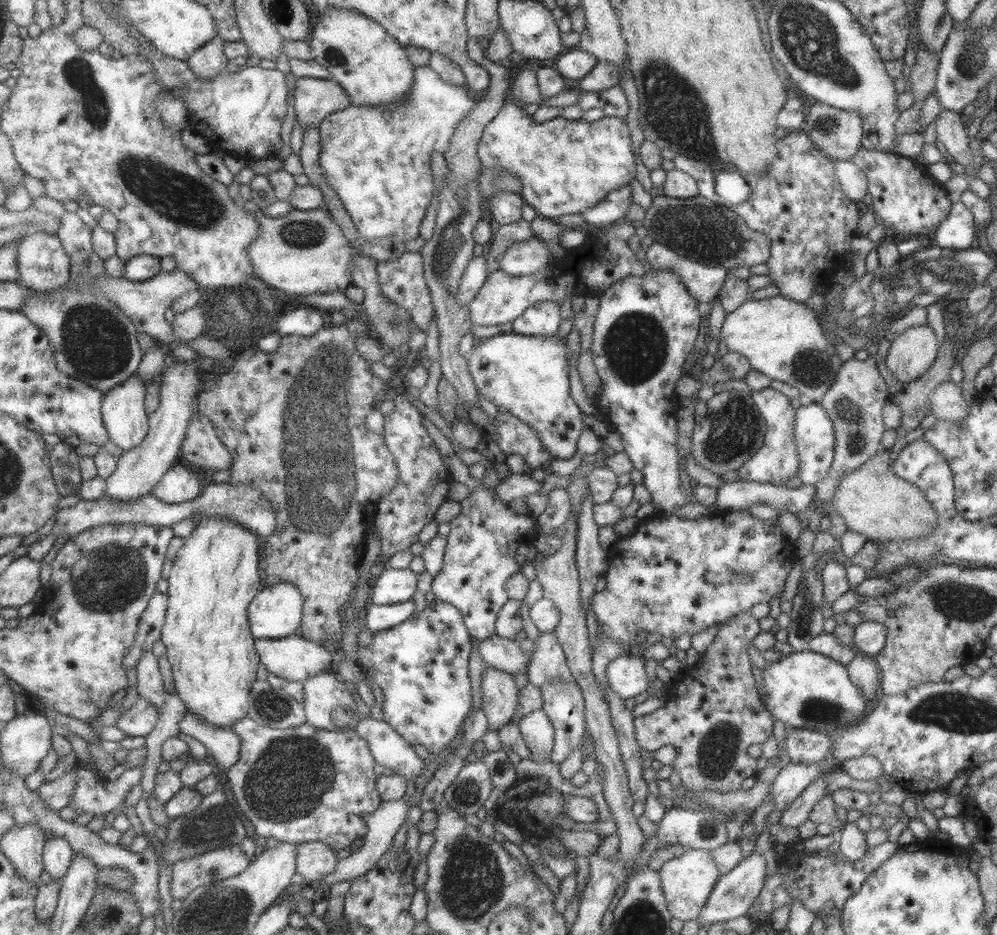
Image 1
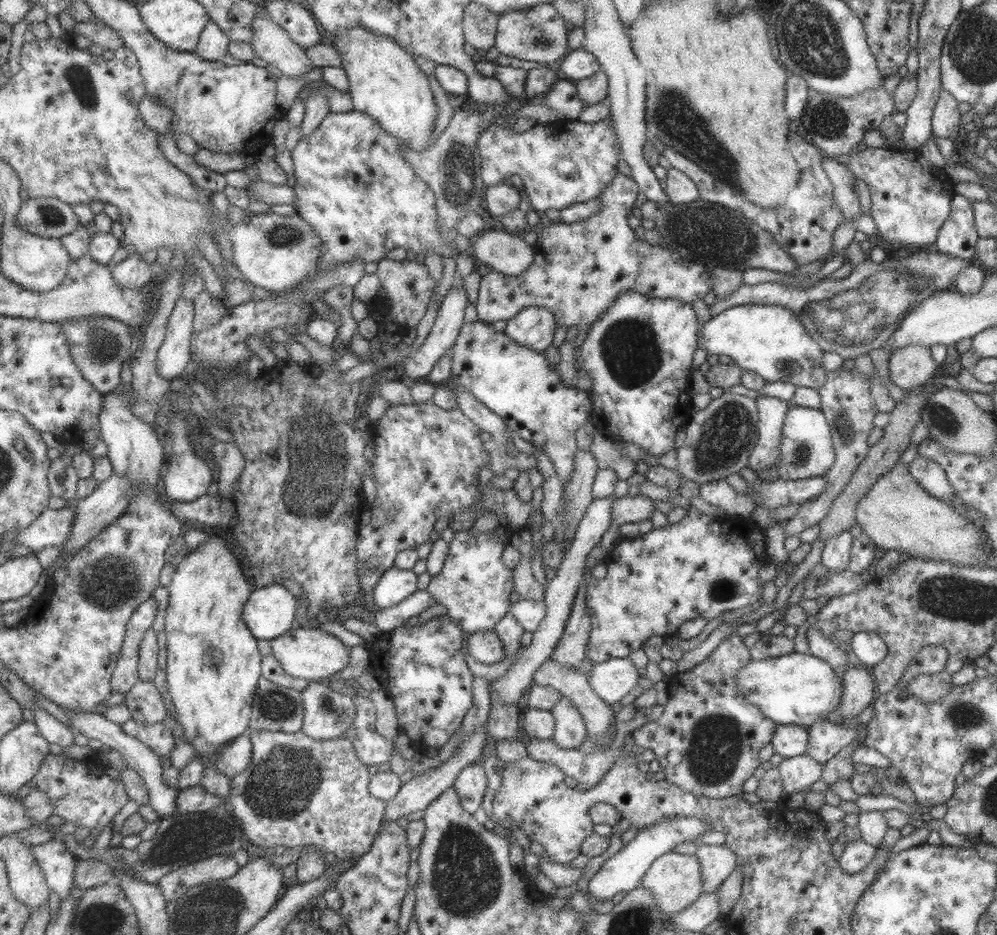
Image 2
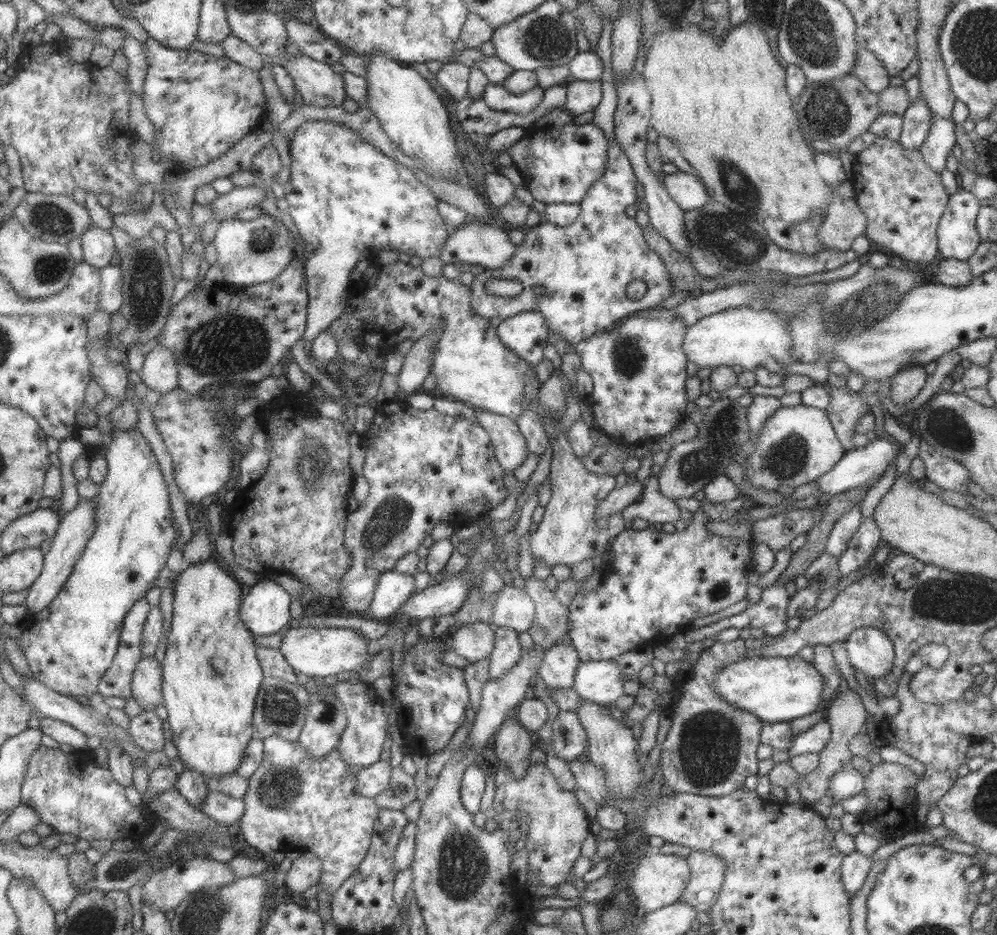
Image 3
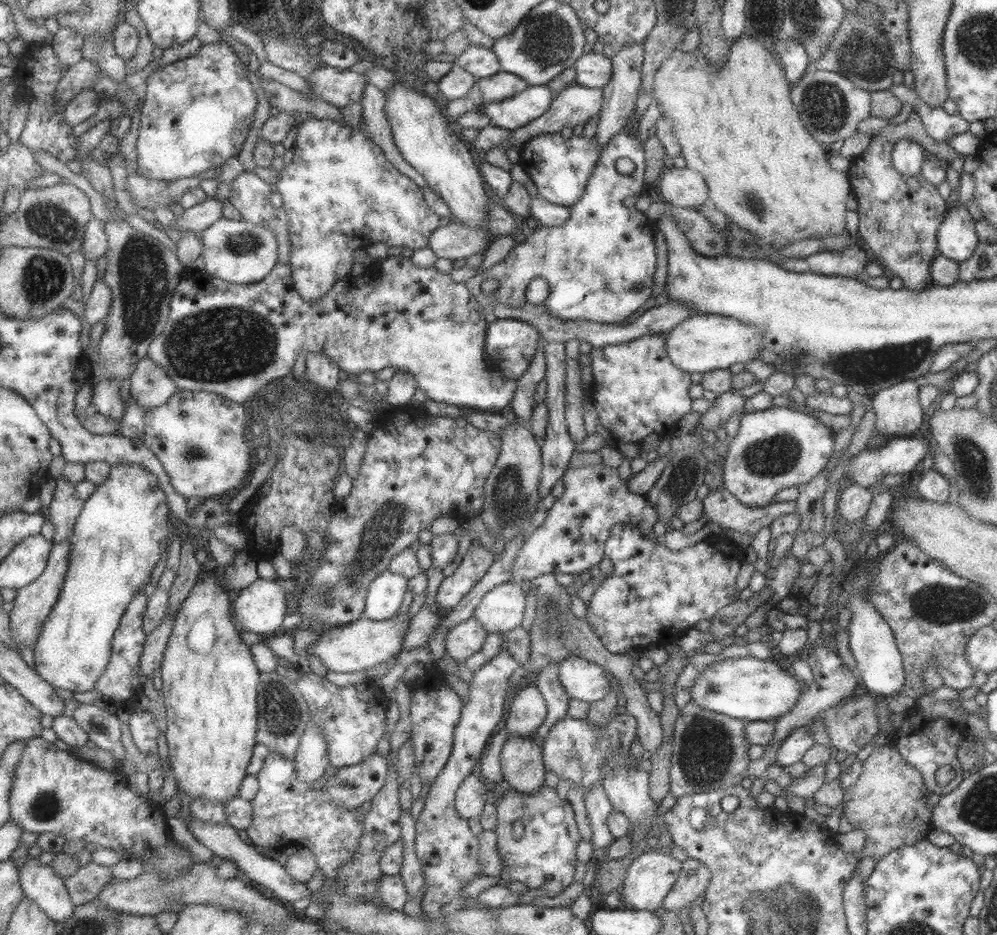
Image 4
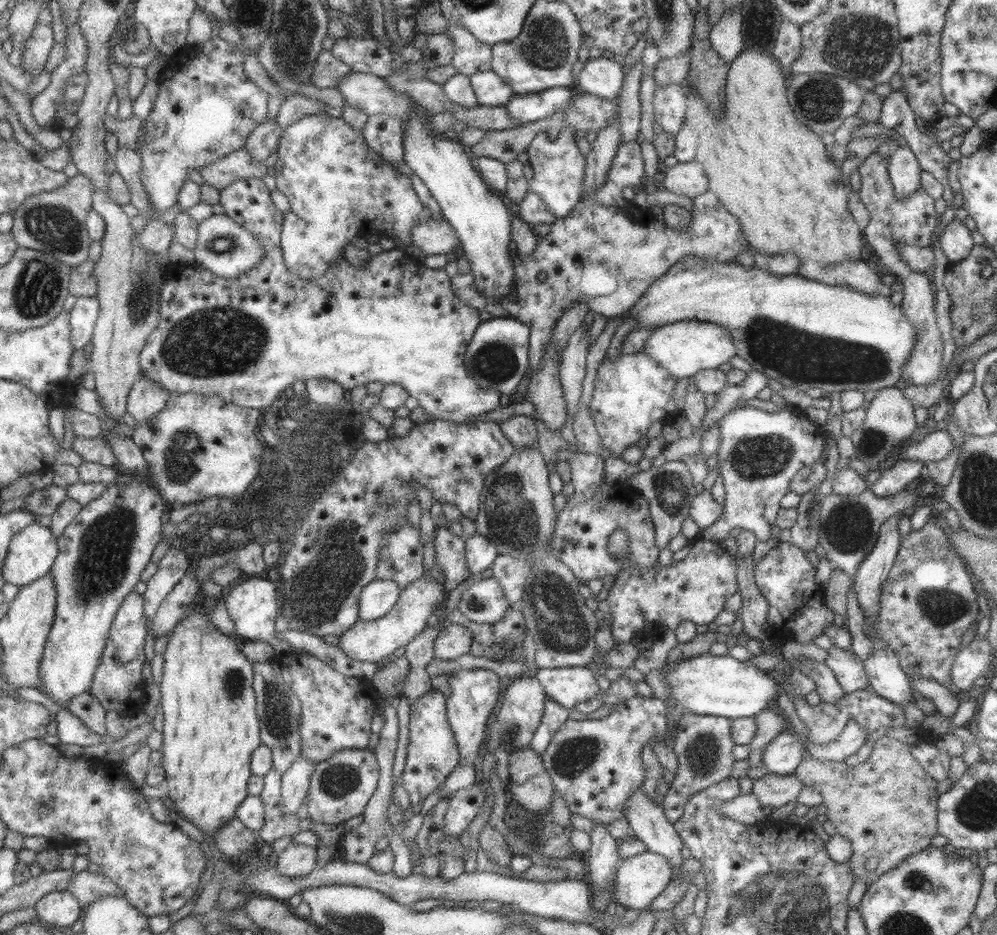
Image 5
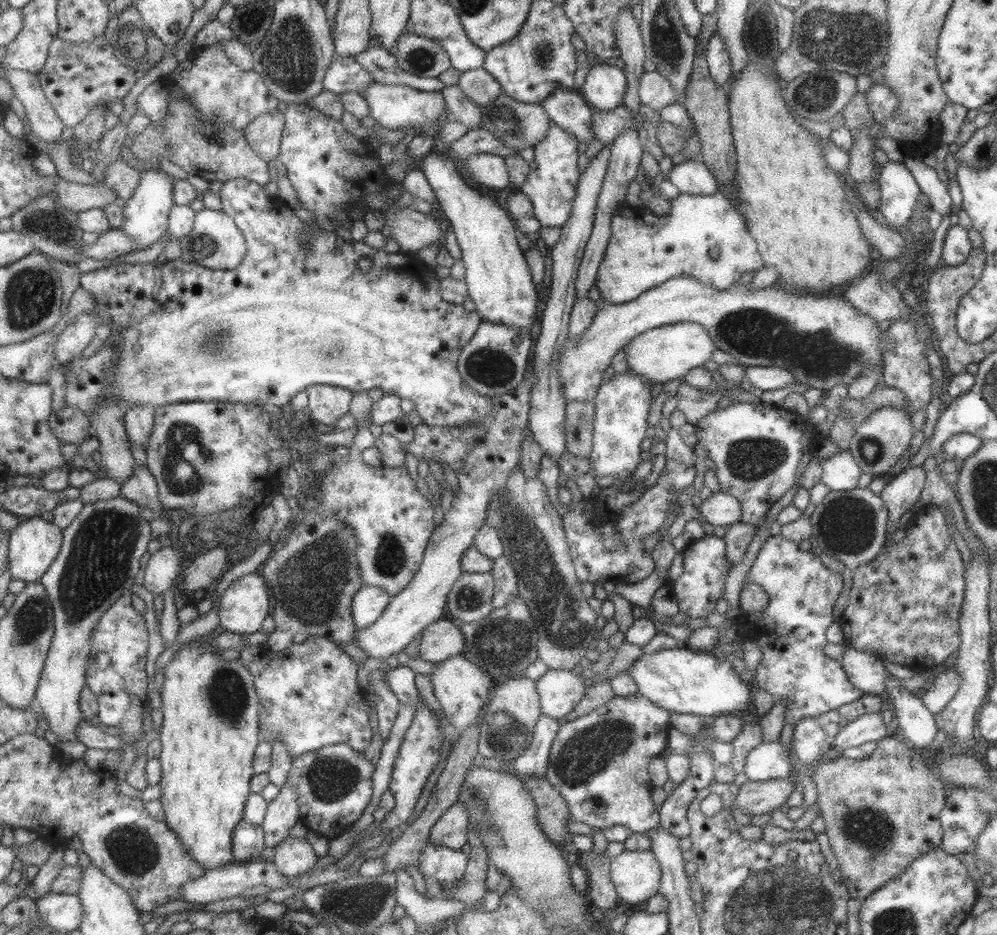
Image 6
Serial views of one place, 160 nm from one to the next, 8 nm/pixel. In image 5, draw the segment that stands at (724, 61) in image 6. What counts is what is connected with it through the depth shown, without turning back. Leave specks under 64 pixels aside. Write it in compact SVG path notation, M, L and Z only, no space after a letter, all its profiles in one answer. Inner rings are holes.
M740 6L724 11L723 16L710 27L710 43L717 54L728 64L743 50L742 16Z

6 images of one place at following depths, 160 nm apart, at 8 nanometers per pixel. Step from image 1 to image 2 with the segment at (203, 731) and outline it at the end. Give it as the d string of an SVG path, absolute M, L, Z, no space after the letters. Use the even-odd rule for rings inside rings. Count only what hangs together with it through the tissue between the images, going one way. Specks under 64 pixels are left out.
M243 734L231 744L227 744L216 760L216 768L229 777L242 773L253 764L253 741L250 735Z

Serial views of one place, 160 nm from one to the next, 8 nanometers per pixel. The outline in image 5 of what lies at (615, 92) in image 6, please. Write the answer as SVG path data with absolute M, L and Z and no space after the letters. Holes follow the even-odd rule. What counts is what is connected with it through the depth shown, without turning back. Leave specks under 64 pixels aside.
M588 58L575 77L573 88L613 101L622 87L624 72L613 58Z

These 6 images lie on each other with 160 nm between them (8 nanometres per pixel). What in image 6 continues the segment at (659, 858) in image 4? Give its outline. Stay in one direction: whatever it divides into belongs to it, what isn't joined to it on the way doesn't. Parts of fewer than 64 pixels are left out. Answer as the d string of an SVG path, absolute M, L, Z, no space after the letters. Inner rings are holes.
M623 850L610 864L611 884L619 901L628 907L657 893L660 874L659 863L650 850Z

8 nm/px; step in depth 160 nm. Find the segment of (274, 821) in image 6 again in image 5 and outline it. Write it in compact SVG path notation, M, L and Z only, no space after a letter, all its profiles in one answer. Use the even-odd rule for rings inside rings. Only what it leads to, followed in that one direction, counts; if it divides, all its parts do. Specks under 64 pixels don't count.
M302 755L287 772L284 772L282 778L284 809L288 813L299 812L299 808L303 806L317 765Z

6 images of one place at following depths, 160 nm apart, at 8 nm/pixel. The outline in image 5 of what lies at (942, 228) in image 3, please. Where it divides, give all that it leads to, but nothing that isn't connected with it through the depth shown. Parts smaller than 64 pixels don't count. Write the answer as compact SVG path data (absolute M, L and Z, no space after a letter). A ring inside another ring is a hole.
M953 219L939 232L938 245L951 264L963 260L970 254L974 245L972 232L965 227L964 221Z

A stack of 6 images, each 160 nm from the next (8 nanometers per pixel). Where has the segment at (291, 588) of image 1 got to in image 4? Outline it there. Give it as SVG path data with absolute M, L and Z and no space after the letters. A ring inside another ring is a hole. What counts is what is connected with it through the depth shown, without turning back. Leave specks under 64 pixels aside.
M258 578L235 597L234 611L240 629L263 637L284 634L287 596L279 582Z

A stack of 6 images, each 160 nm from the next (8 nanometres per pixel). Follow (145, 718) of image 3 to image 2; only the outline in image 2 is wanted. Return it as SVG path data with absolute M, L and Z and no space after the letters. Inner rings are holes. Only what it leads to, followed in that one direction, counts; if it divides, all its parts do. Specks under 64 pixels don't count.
M131 718L121 724L123 730L147 744L155 754L159 754L161 758L169 757L171 752L175 750L175 736L173 732L165 725L165 722L158 722L153 726L145 726L135 719Z

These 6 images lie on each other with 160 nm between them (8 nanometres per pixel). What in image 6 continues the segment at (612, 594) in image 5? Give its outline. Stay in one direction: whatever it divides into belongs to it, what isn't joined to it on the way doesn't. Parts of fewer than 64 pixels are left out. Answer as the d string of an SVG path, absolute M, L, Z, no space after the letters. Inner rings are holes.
M703 535L693 540L681 551L683 572L675 580L668 581L667 585L674 595L680 616L687 615L690 619L703 618L713 611L715 603L724 595L725 579L731 566L725 566L725 543L723 538L713 535Z

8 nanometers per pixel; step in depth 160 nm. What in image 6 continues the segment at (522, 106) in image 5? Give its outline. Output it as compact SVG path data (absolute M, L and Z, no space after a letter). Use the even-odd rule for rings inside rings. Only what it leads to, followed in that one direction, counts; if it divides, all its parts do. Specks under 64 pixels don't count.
M577 89L557 90L544 98L540 104L551 122L571 134L577 142L588 146L595 139L593 131L589 129L593 108Z

